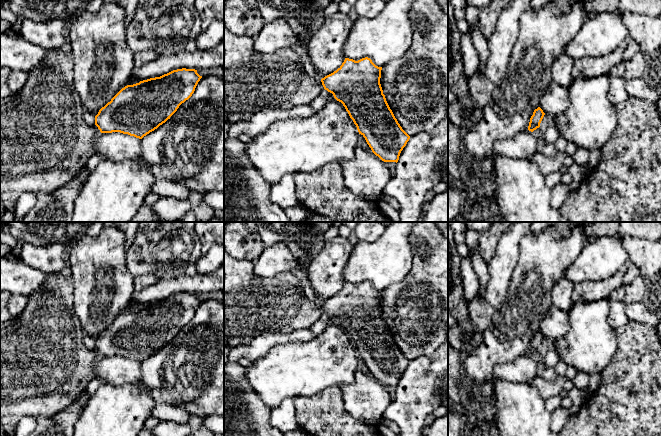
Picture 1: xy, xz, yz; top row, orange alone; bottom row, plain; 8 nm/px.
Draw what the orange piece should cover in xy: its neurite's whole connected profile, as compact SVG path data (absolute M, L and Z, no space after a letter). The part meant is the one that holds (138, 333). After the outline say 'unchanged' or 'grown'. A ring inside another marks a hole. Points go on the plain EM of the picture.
M177 293L122 312L95 340L101 357L120 356L142 363L165 347L188 324L202 300L195 293Z; unchanged

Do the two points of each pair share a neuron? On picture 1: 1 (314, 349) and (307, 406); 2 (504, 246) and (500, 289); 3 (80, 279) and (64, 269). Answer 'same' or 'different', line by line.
1: different
2: same
3: different

